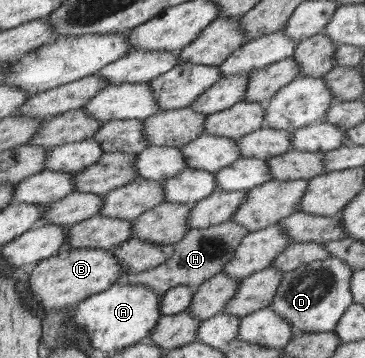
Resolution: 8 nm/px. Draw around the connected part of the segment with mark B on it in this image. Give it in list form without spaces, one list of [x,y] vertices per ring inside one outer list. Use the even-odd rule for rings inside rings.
[[[77,247],[63,249],[30,268],[29,281],[27,281],[29,299],[43,305],[46,310],[68,309],[90,295],[105,291],[123,273],[127,273],[126,269],[112,255],[110,249]]]

